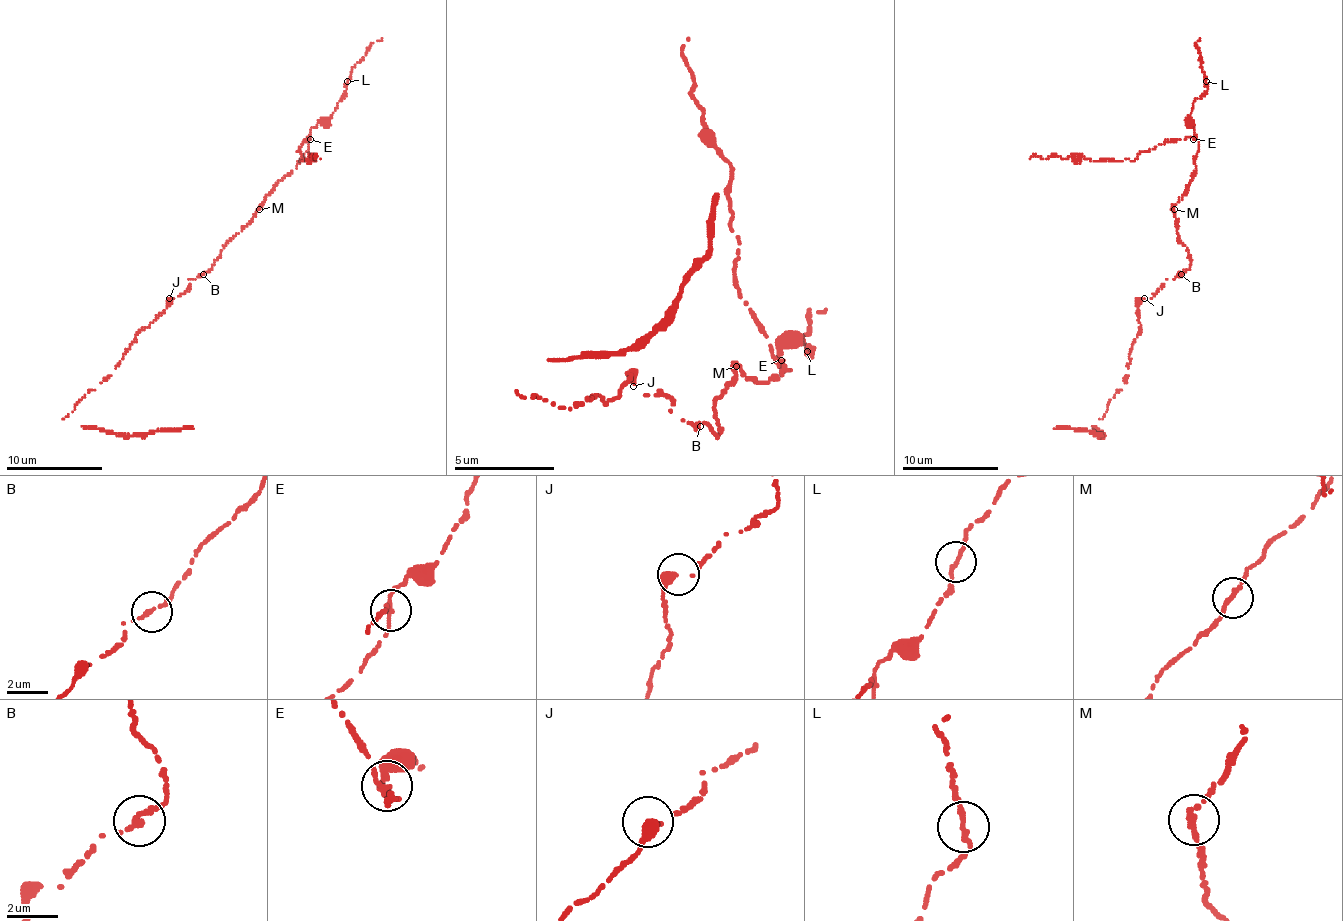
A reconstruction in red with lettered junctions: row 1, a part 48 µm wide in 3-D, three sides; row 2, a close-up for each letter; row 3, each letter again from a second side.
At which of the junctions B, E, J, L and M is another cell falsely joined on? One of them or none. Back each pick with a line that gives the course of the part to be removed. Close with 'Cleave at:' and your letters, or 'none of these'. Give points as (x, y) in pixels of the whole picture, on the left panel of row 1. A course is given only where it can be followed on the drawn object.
E: foreign part runs (310, 139), (304, 139), (299, 151), (301, 161), (316, 161), (312, 156), (320, 159)
Cleave at: E

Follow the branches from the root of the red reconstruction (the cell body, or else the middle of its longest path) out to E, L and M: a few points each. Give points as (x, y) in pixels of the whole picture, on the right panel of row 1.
E: (1177, 274), (1190, 267), (1191, 260), (1187, 248), (1178, 238), (1174, 207), (1195, 173), (1199, 142), (1194, 139)
L: (1177, 274), (1191, 260), (1174, 207), (1195, 173), (1199, 142), (1190, 115), (1206, 81)
M: (1177, 274), (1190, 267), (1191, 260), (1187, 248), (1178, 238), (1174, 209)

